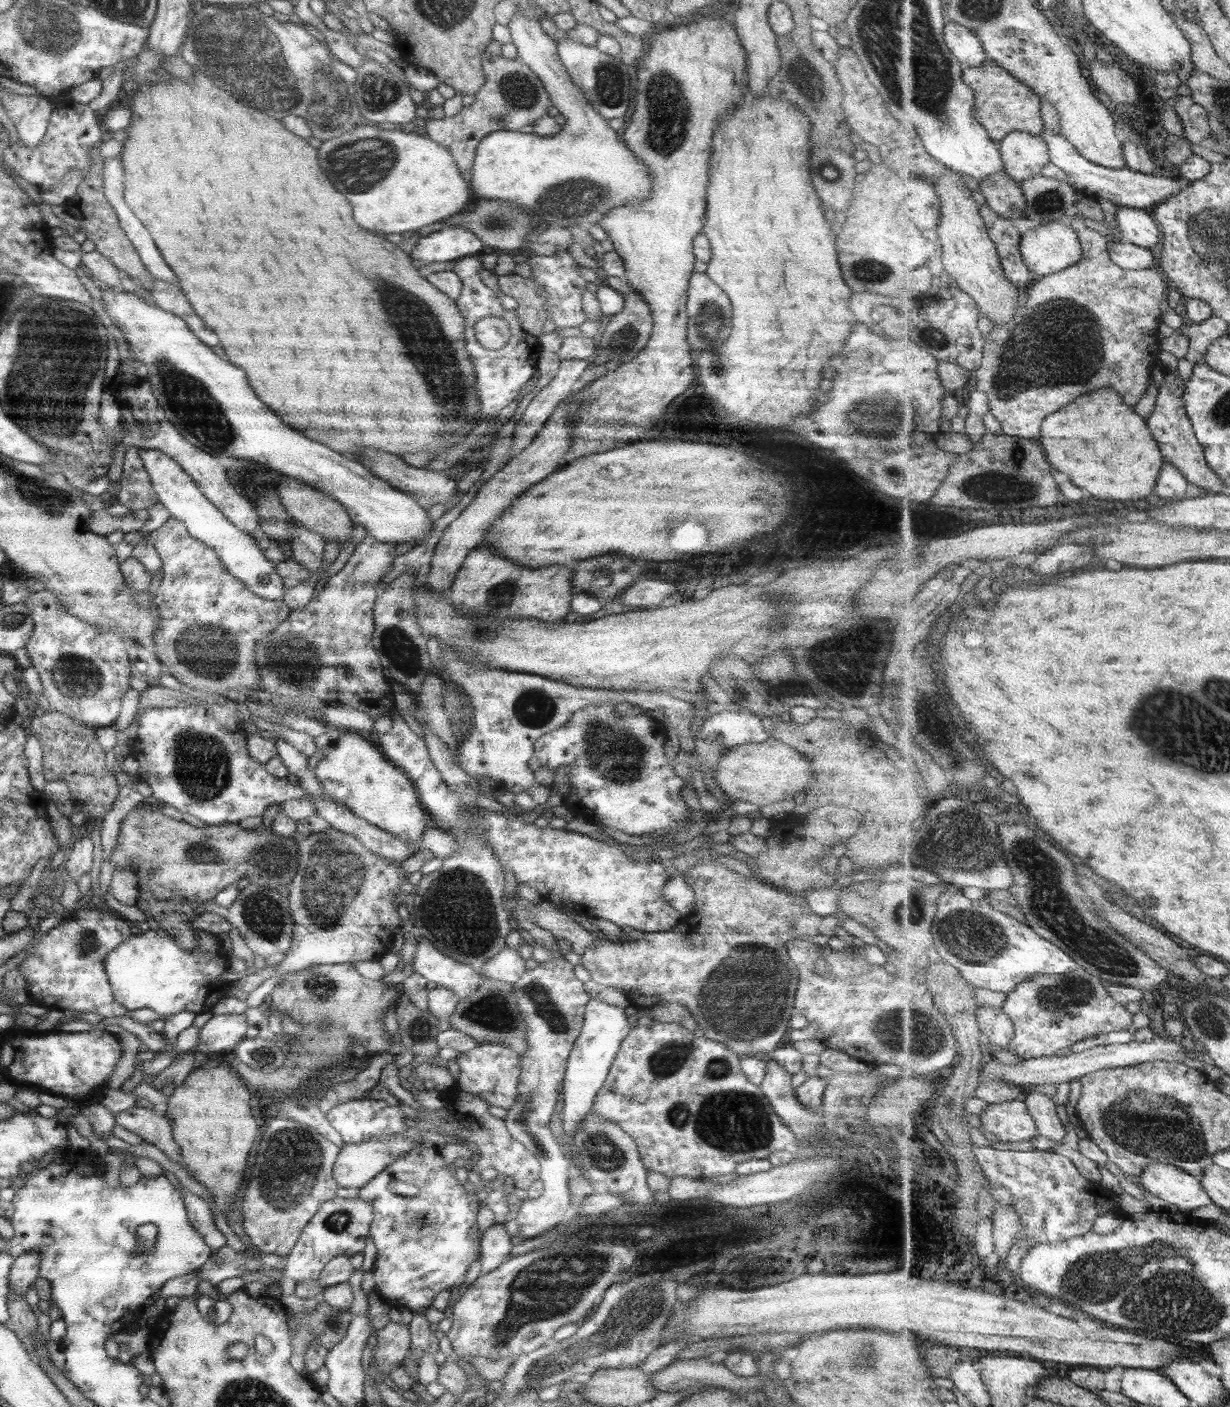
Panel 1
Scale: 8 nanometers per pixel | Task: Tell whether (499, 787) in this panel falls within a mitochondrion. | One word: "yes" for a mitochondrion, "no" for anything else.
no

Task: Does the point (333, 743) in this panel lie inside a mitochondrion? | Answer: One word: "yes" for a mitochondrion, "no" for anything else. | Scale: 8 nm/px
no

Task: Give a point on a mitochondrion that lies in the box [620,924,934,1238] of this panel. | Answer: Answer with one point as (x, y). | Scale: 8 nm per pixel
(744, 995)

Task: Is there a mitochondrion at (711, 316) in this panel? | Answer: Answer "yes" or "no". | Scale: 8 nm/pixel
yes

